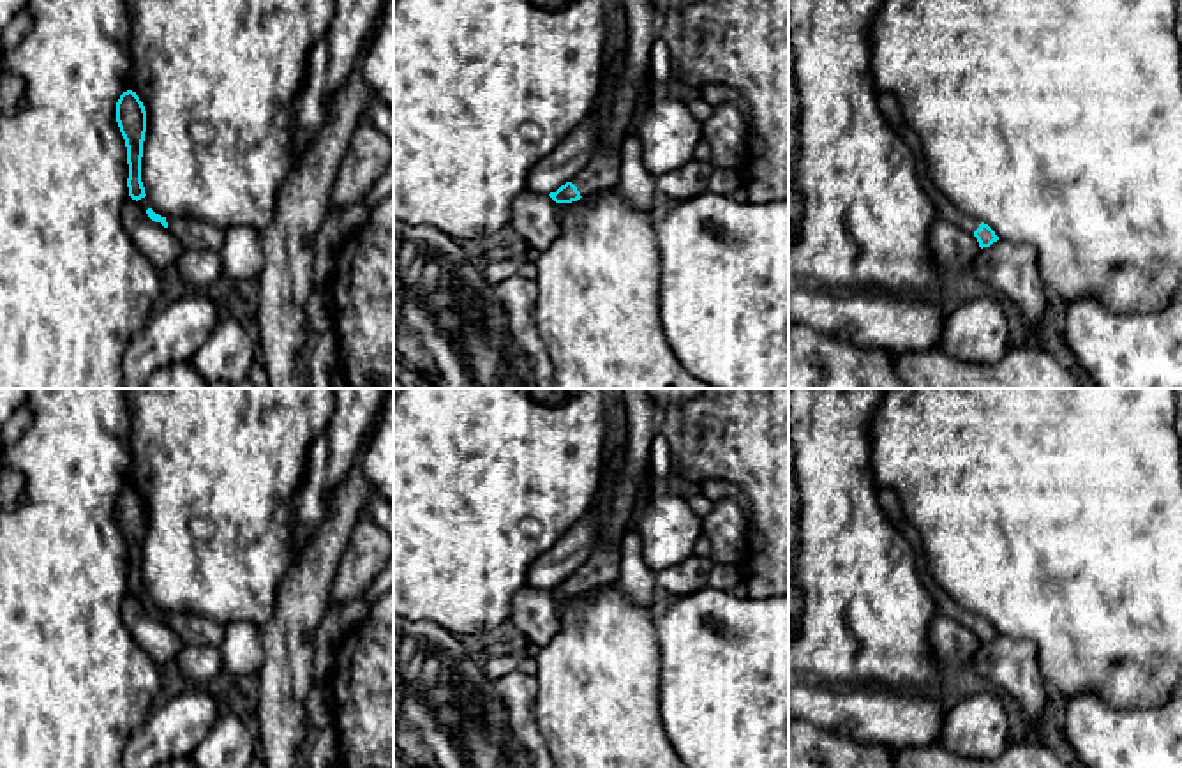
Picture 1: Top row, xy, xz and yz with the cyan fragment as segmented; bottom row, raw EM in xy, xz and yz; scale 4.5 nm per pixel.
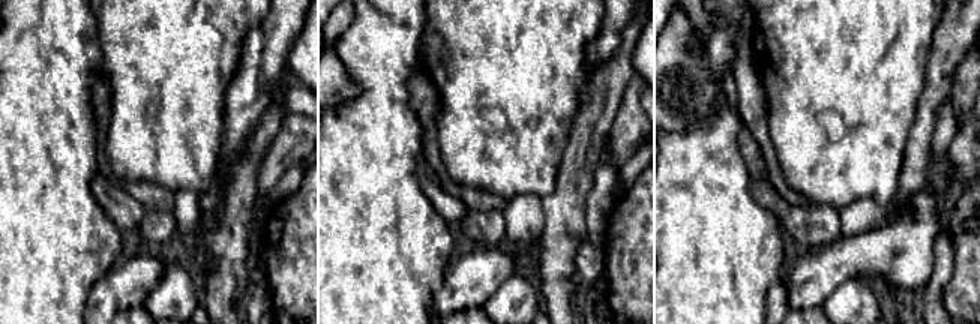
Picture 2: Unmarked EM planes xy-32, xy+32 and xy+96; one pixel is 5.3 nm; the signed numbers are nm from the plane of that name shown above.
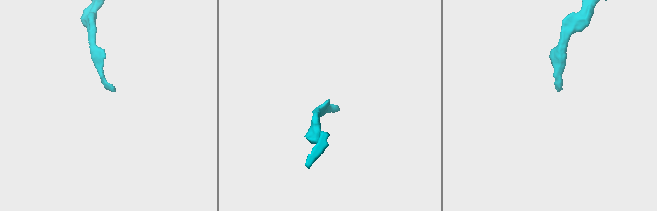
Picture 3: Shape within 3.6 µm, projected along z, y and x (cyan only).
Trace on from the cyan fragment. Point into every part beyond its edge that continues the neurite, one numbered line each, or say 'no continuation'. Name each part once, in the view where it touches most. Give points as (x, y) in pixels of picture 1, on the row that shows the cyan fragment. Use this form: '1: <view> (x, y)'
1: yz (890, 106)

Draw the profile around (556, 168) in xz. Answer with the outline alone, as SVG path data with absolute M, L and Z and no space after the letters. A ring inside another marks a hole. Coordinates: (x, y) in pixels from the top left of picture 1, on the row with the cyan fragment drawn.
M600 104L550 154L540 159L527 175L531 192L550 194L584 168L598 141Z

